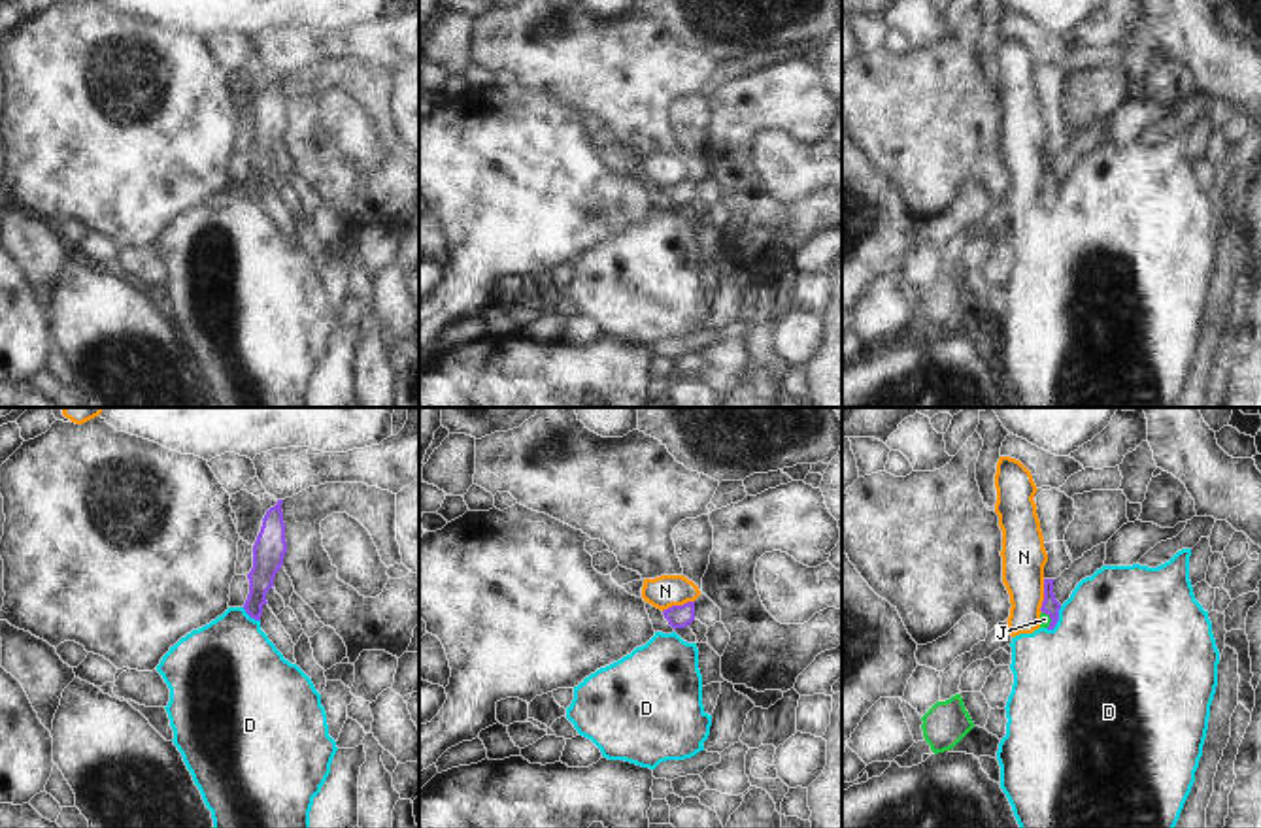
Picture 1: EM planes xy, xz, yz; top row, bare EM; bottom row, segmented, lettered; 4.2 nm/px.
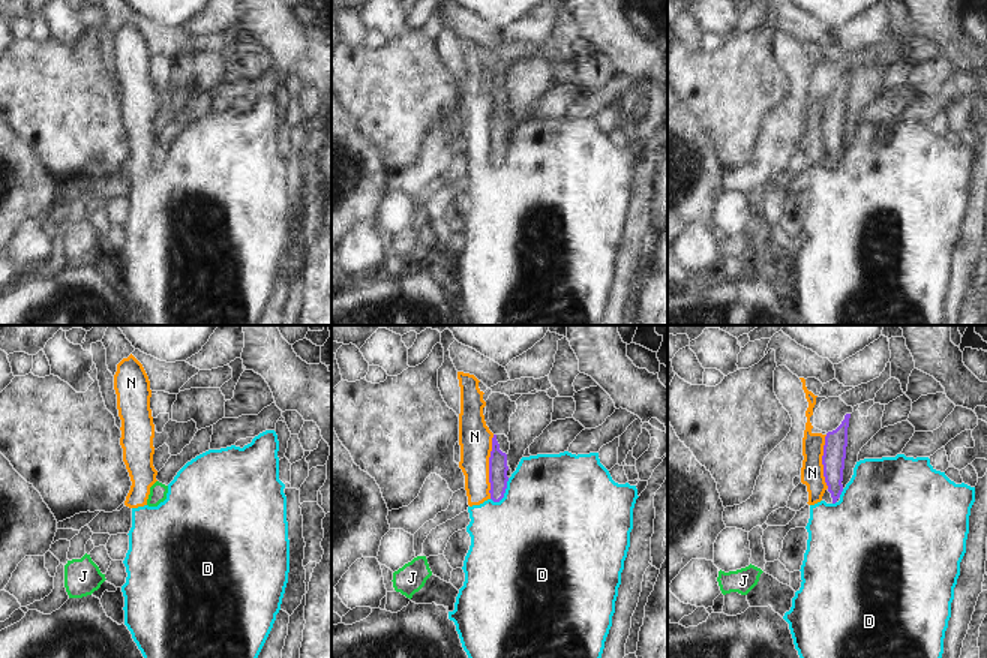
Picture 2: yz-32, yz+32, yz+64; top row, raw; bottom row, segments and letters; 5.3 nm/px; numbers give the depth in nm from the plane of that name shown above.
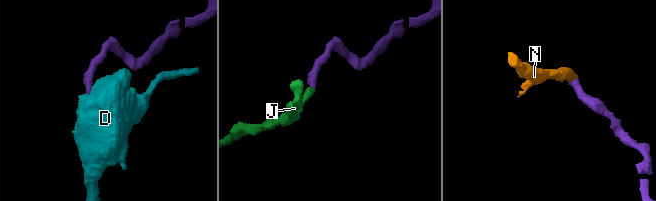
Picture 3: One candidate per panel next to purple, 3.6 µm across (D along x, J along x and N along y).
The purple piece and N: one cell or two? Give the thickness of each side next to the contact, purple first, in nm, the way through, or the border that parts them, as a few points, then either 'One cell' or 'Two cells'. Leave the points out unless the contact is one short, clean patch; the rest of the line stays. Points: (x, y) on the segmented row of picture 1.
Thickness 80 nm (purple) against 190 nm. Boundary: yz (1044, 579), (1041, 612). Two cells

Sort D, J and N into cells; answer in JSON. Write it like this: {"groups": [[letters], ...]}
{"groups": [["D", "N"], ["J"]]}

